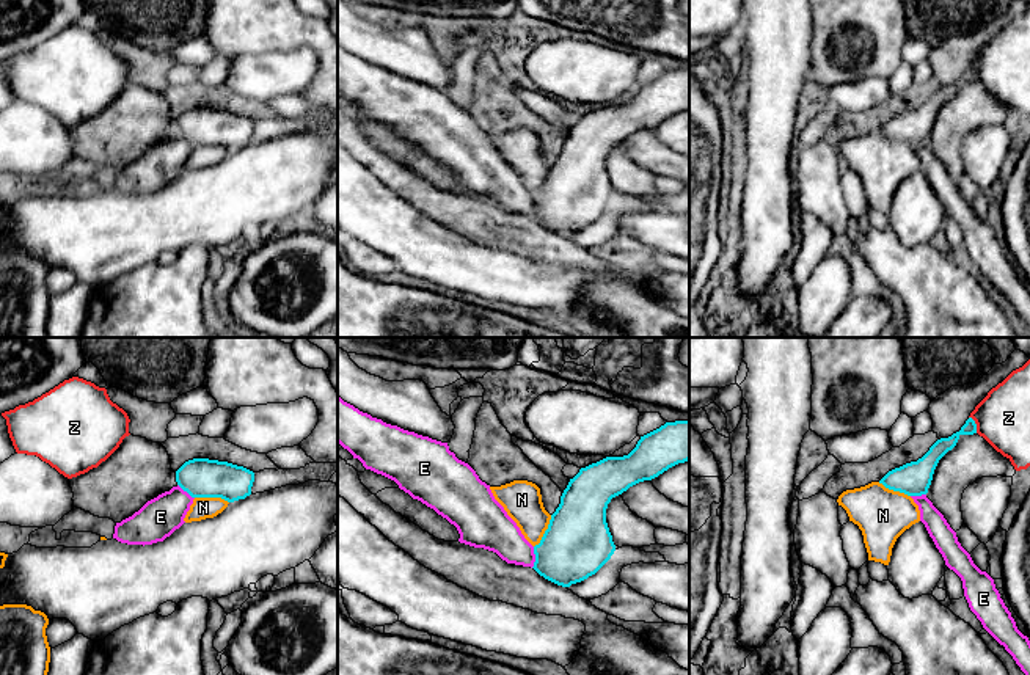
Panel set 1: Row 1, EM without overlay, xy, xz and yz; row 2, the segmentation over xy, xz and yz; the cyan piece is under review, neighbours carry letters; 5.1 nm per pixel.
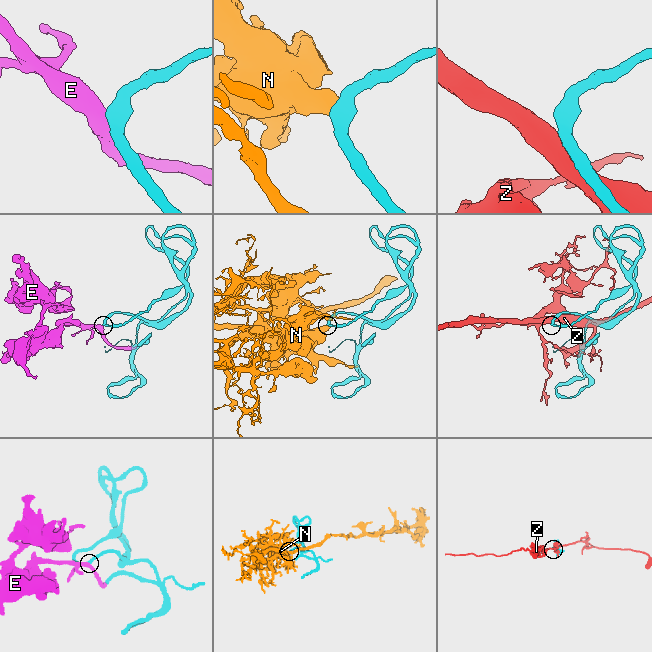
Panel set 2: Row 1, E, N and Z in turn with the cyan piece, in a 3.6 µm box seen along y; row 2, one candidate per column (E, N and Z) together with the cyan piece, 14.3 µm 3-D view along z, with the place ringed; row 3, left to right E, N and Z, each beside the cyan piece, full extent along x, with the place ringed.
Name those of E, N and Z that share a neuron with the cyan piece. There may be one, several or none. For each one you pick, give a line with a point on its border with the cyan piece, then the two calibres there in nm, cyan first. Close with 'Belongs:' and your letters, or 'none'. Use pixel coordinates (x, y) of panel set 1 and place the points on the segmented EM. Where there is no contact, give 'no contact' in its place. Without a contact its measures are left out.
E: xz (536, 558) | 340/200 nm
Belongs: E

